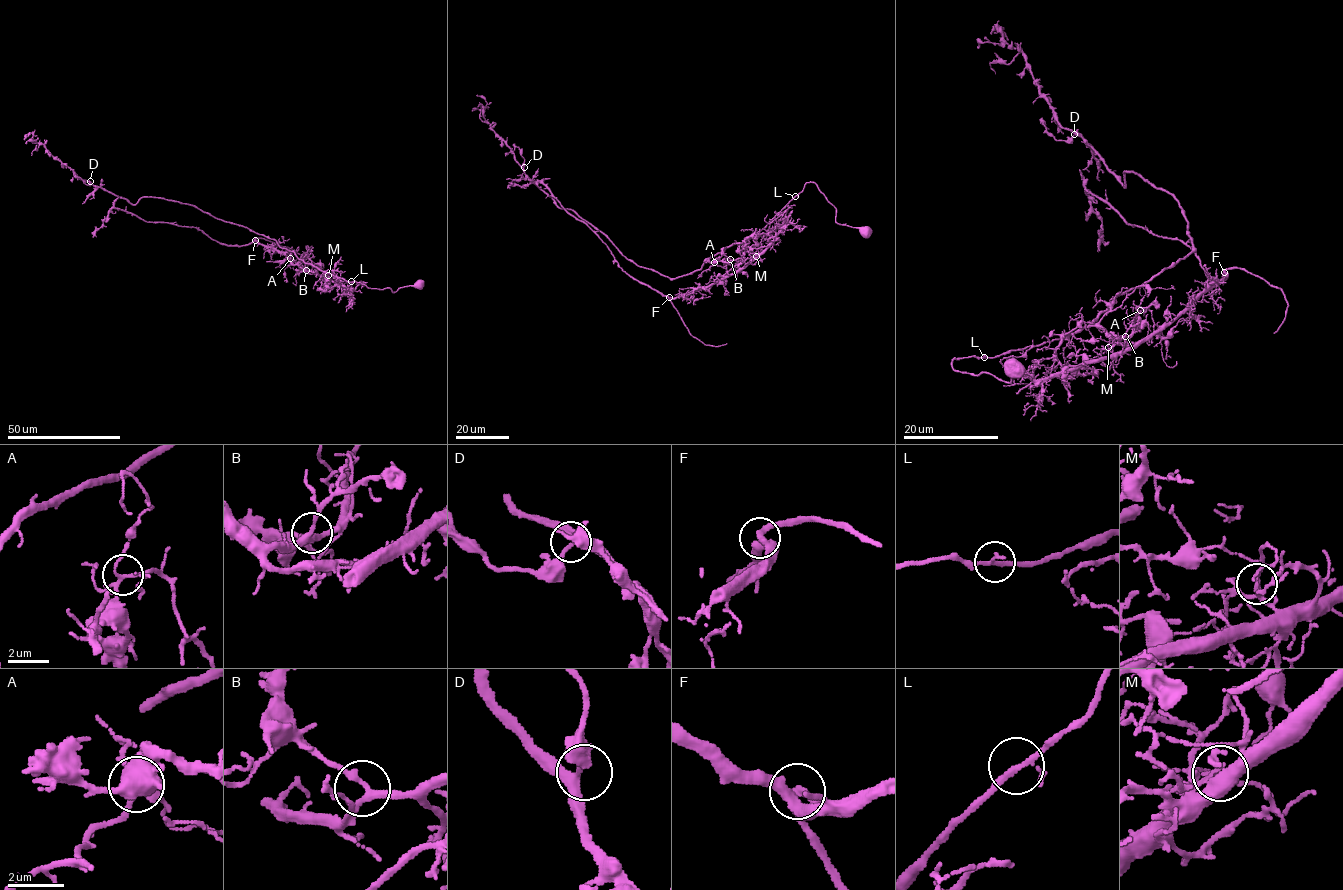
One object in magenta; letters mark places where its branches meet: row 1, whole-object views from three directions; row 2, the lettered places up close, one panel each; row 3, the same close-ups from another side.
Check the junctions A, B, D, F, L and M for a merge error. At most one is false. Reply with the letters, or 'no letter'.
M

